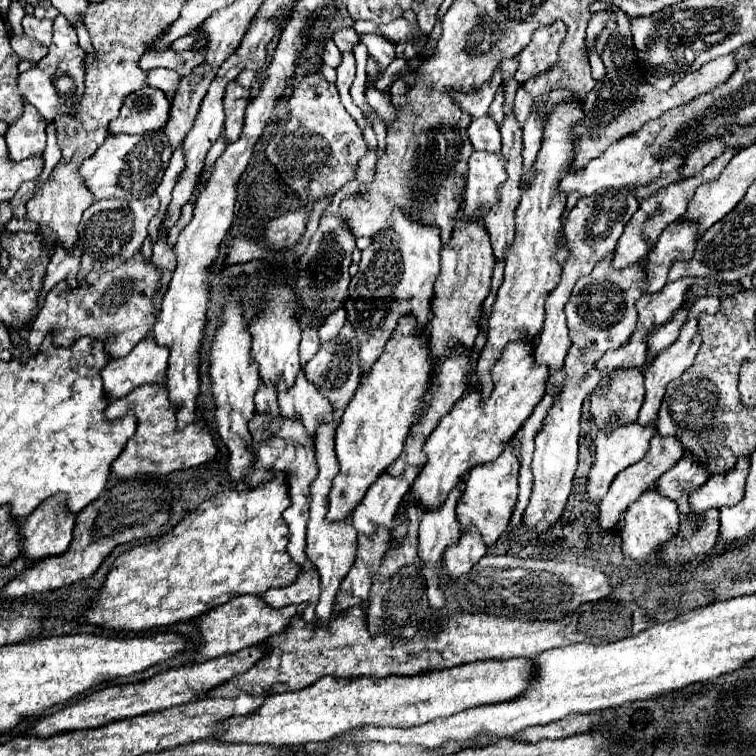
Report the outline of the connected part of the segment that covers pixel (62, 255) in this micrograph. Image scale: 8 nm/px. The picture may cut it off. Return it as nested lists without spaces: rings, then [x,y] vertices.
[[[74,245],[74,249],[66,249],[66,247],[56,247],[50,263],[48,263],[48,273],[46,273],[46,281],[40,293],[40,305],[42,299],[46,297],[46,293],[60,281],[68,281],[70,287],[78,285],[78,267],[80,267],[80,255],[82,251]]]

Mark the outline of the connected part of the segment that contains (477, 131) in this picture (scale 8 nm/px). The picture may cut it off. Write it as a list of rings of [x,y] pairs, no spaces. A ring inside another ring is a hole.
[[[490,115],[472,119],[468,137],[476,151],[500,151],[500,131]]]

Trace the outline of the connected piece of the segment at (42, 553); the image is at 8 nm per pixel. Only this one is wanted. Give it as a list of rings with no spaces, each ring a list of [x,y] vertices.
[[[54,495],[46,499],[28,519],[22,521],[22,549],[28,559],[44,559],[60,555],[72,541],[76,515],[66,511],[66,497]]]

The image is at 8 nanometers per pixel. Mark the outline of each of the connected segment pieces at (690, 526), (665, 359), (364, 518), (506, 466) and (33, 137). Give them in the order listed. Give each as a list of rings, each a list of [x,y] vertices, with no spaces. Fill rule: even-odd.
[[[740,457],[736,467],[724,473],[712,475],[706,483],[702,483],[698,489],[690,493],[690,505],[692,505],[692,515],[680,517],[680,533],[678,537],[686,539],[696,531],[700,525],[700,515],[712,507],[730,507],[736,505],[744,497],[744,483],[746,483],[746,473],[750,467],[750,457]]]
[[[700,297],[694,301],[694,305],[690,307],[690,313],[688,313],[688,319],[686,323],[682,325],[680,329],[680,335],[678,339],[664,351],[660,351],[652,363],[648,363],[646,371],[644,371],[644,377],[646,377],[646,399],[644,399],[644,405],[640,409],[640,415],[638,415],[638,423],[656,423],[658,419],[658,409],[660,409],[660,403],[662,403],[662,397],[664,397],[664,391],[666,391],[666,385],[672,381],[672,379],[678,379],[692,363],[694,363],[694,357],[700,349],[700,343],[702,343],[702,337],[698,333],[698,317],[702,313],[708,313],[708,315],[714,315],[720,307],[720,299],[718,297]]]
[[[406,467],[406,471],[398,477],[384,471],[352,511],[354,529],[370,535],[374,533],[376,525],[392,527],[392,519],[418,473],[418,467]]]
[[[512,437],[510,441],[504,443],[504,451],[500,453],[500,457],[496,461],[484,463],[484,465],[476,465],[468,475],[466,475],[466,489],[460,497],[458,503],[458,519],[462,525],[462,531],[466,531],[470,525],[474,525],[486,539],[486,545],[494,545],[496,539],[506,531],[508,521],[512,517],[516,499],[518,499],[518,469],[520,463],[514,455],[514,447],[518,445],[516,437]]]
[[[22,101],[22,105],[24,105],[24,113],[6,131],[8,151],[16,161],[28,159],[46,149],[48,121],[28,101]]]

